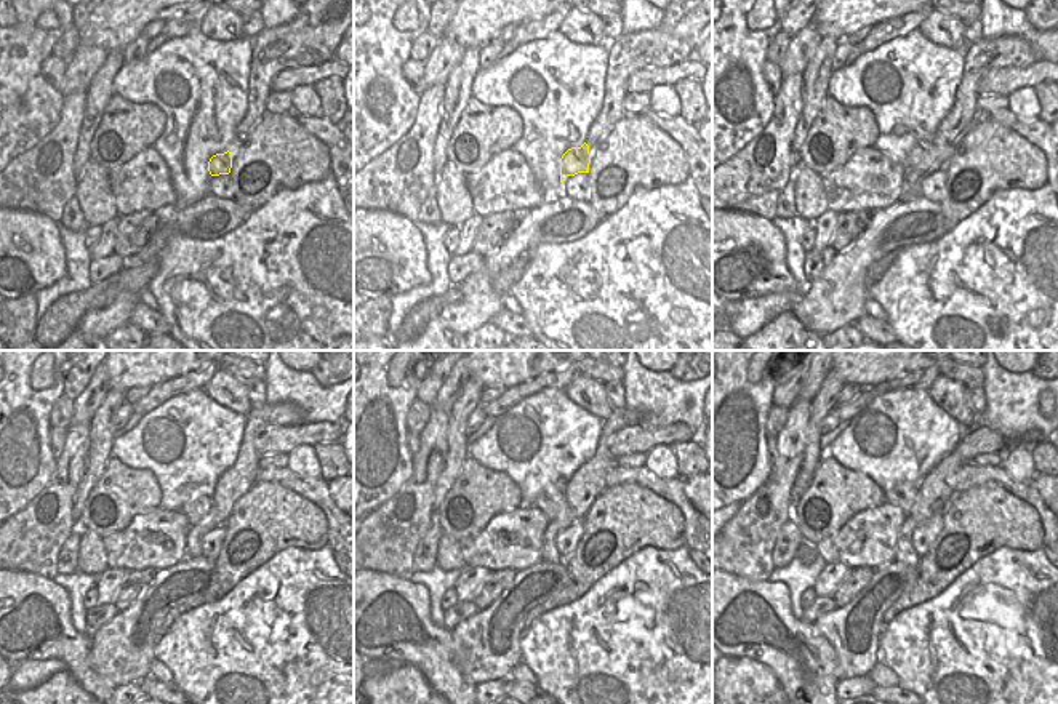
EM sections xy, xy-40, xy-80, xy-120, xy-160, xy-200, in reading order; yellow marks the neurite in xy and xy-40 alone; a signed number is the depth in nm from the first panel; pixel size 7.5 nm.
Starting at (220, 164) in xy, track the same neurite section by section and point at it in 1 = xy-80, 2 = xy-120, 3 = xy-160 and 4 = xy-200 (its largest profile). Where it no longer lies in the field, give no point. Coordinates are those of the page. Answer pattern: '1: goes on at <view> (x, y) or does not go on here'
1: goes on at xy-80 (922, 159)
2: goes on at xy-120 (197, 509)
3: goes on at xy-160 (553, 504)
4: goes on at xy-200 (903, 495)

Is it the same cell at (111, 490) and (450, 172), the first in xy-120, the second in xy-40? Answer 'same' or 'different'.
different

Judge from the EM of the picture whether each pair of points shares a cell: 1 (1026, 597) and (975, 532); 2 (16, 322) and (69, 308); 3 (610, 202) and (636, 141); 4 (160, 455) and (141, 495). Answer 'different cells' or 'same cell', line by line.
1: different cells
2: different cells
3: same cell
4: different cells

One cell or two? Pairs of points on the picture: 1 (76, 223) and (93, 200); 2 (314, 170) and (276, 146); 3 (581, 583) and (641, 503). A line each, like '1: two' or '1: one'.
1: two
2: one
3: one

